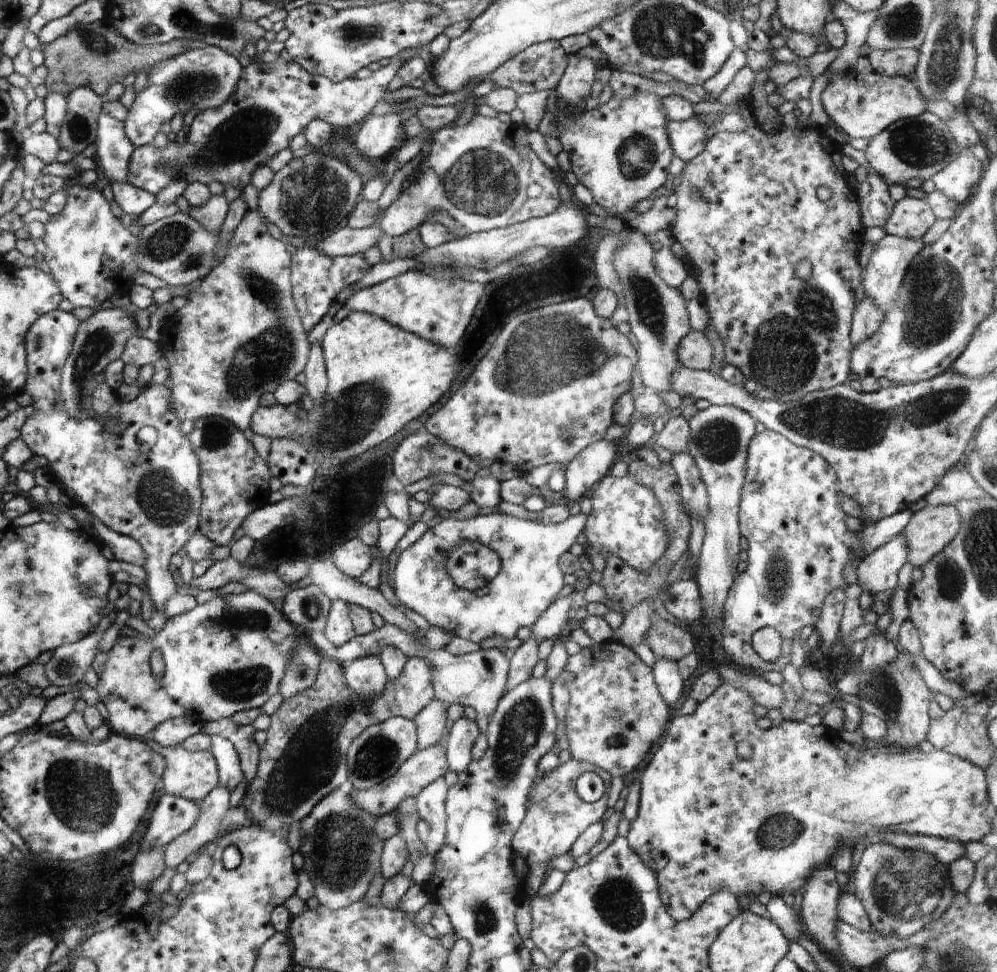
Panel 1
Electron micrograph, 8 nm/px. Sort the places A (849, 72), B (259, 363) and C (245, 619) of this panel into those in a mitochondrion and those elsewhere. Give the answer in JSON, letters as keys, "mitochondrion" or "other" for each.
{"A":"other","B":"mitochondrion","C":"mitochondrion"}

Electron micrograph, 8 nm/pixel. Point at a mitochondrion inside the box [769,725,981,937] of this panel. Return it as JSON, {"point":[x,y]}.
{"point":[905,887]}

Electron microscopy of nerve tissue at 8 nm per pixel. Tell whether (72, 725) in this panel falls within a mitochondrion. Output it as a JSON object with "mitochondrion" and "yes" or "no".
{"mitochondrion":"no"}

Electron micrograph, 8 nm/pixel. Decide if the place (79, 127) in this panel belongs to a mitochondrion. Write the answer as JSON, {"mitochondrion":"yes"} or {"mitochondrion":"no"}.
{"mitochondrion":"yes"}

